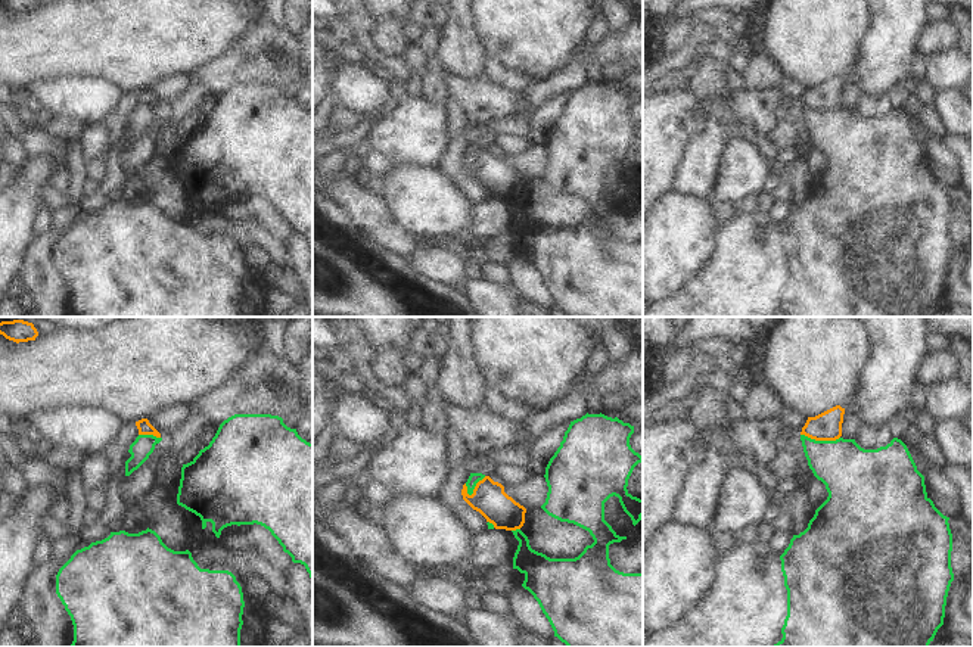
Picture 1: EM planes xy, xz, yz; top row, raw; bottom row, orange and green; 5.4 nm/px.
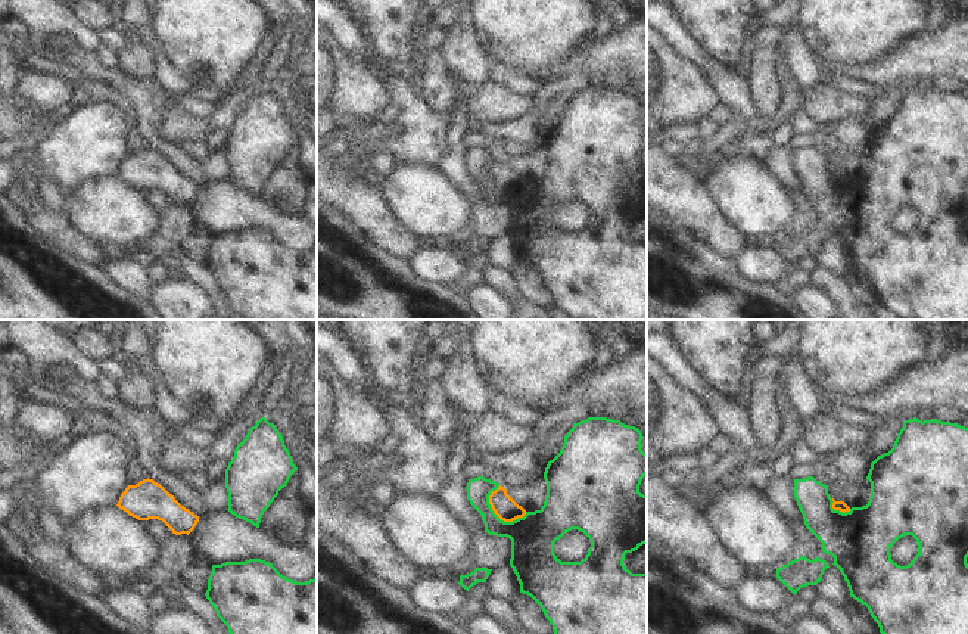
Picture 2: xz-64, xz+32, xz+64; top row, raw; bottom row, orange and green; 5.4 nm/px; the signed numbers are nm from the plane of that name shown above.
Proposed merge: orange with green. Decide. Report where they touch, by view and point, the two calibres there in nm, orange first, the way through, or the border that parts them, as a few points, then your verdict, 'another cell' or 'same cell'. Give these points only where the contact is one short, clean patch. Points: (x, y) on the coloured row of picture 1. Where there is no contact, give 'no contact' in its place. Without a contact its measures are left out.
meets orange in yz at (820, 439); 160 nm thick on the orange side, 300 nm on the other; border along yz (801, 434), (815, 439), (839, 438); another cell

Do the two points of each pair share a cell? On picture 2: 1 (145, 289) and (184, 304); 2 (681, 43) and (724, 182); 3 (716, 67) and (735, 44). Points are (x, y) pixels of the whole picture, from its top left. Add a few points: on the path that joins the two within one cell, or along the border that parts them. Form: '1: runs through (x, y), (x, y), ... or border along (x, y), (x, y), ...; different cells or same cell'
1: border along (156, 285), (151, 300); different cells
2: border along (731, 157), (758, 158), (762, 162); different cells
3: border along (694, 39), (725, 65), (743, 68); different cells

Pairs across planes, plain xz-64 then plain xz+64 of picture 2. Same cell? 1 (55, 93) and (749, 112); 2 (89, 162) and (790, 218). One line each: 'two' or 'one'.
1: two
2: two

